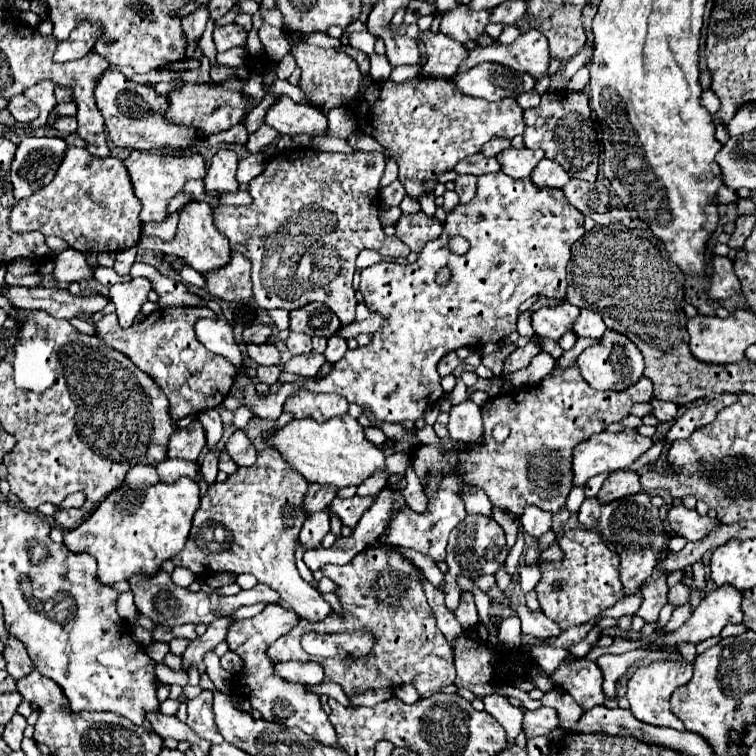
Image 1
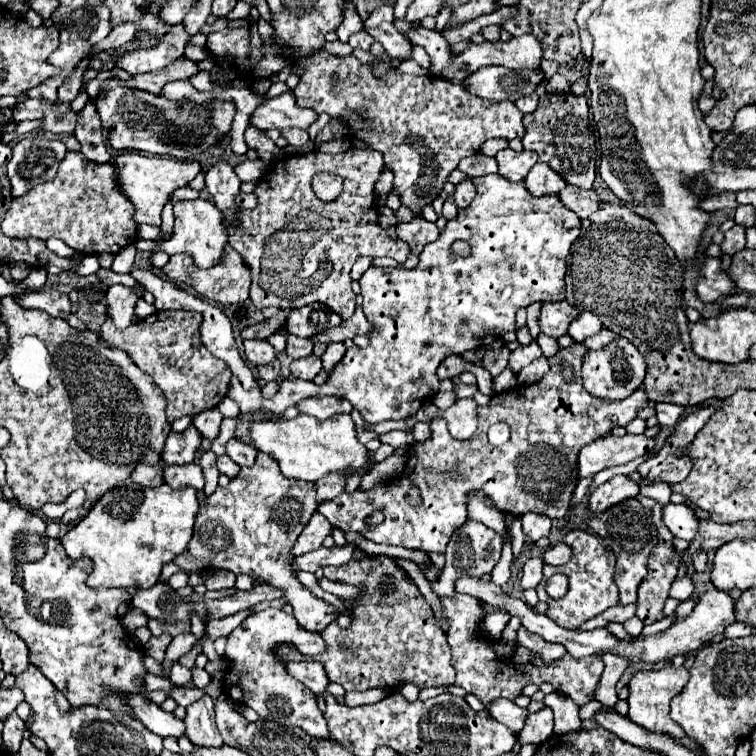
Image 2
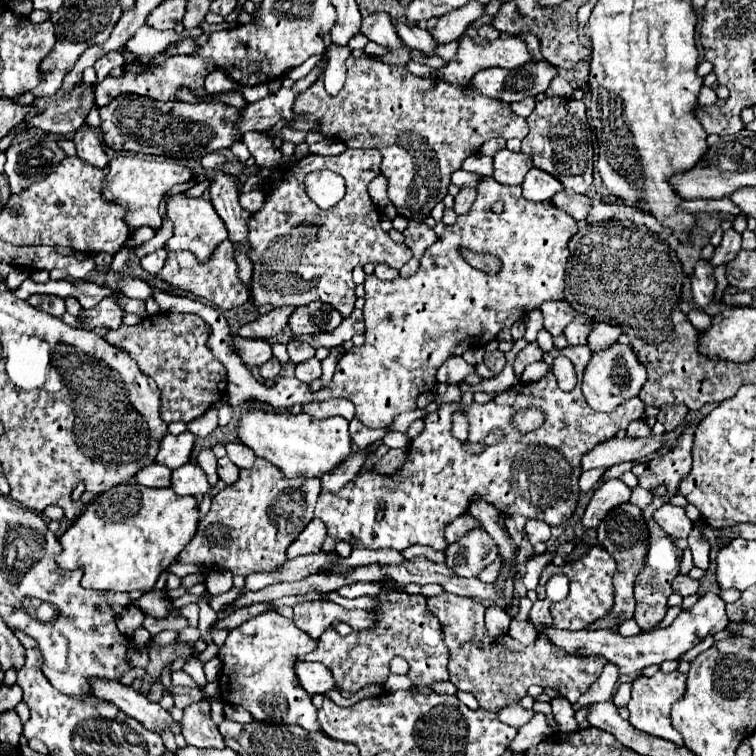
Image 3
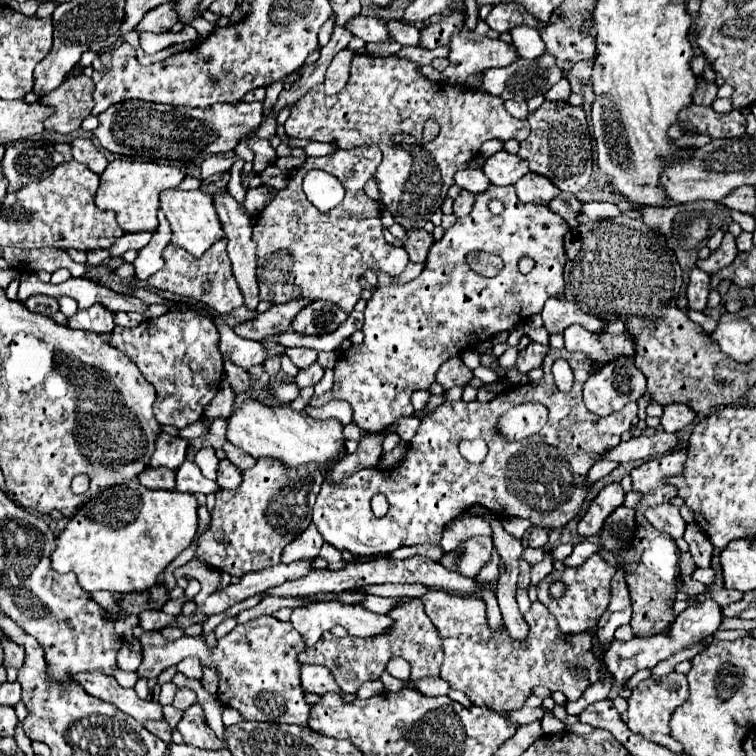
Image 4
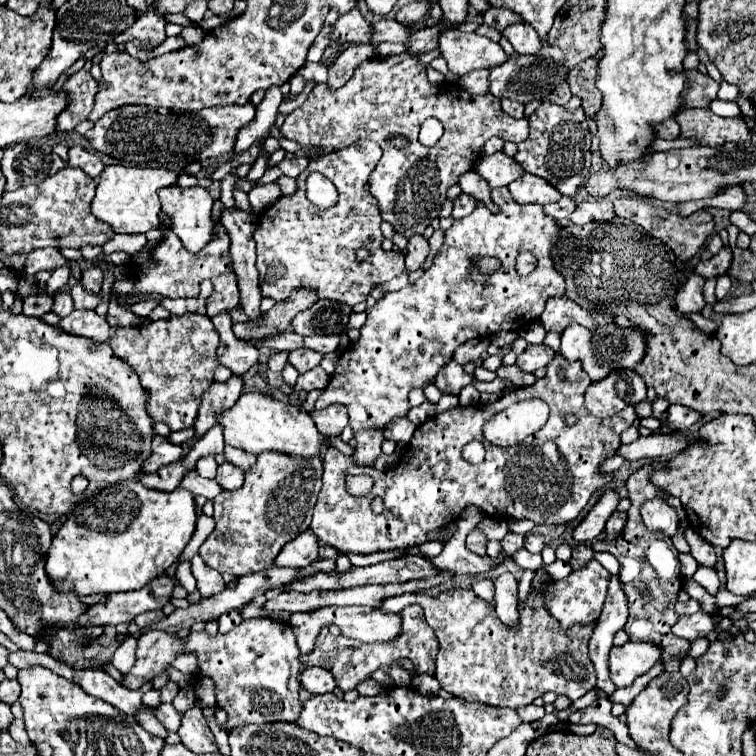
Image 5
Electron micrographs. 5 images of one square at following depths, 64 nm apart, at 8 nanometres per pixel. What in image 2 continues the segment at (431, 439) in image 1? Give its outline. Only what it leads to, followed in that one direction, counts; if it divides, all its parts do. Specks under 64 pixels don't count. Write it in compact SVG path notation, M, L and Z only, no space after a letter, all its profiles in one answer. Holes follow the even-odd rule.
M416 422L412 428L412 434L414 434L416 442L426 442L432 432L430 432L430 426L426 422Z

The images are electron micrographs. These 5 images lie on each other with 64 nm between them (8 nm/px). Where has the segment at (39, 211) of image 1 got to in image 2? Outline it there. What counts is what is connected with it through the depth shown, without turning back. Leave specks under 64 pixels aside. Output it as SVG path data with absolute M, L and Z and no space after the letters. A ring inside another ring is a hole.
M66 152L52 182L38 184L26 196L12 200L2 222L2 232L12 238L36 236L48 240L56 236L80 254L120 252L136 240L138 224L134 220L136 206L120 190L116 174L118 168L112 162L98 164L86 160L80 152Z

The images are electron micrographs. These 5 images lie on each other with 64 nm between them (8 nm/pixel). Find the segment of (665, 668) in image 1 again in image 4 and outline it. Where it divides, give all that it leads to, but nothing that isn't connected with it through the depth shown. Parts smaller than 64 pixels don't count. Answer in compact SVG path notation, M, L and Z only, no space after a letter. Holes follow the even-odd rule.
M672 672L668 676L652 676L652 678L644 680L644 686L636 686L628 698L628 728L636 734L642 734L646 740L664 744L666 748L680 752L682 744L676 738L672 738L668 722L670 722L672 712L684 700L688 700L688 682L686 682L684 674Z

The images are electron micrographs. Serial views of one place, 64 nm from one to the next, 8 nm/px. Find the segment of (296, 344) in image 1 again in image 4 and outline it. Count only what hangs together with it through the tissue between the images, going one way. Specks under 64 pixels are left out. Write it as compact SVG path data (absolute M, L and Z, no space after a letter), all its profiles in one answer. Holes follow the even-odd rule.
M286 348L286 354L298 368L306 368L308 364L316 362L316 356L318 356L318 352L310 348Z

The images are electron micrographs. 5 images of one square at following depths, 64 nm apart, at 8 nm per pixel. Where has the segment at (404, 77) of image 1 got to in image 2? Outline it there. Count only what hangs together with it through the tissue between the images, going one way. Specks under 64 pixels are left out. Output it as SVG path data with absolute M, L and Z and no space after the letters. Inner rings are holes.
M412 60L402 62L400 66L396 66L396 72L398 72L398 74L412 74L412 76L424 76L424 74L426 74L426 70L420 68L420 66L418 66L416 62L412 62Z

